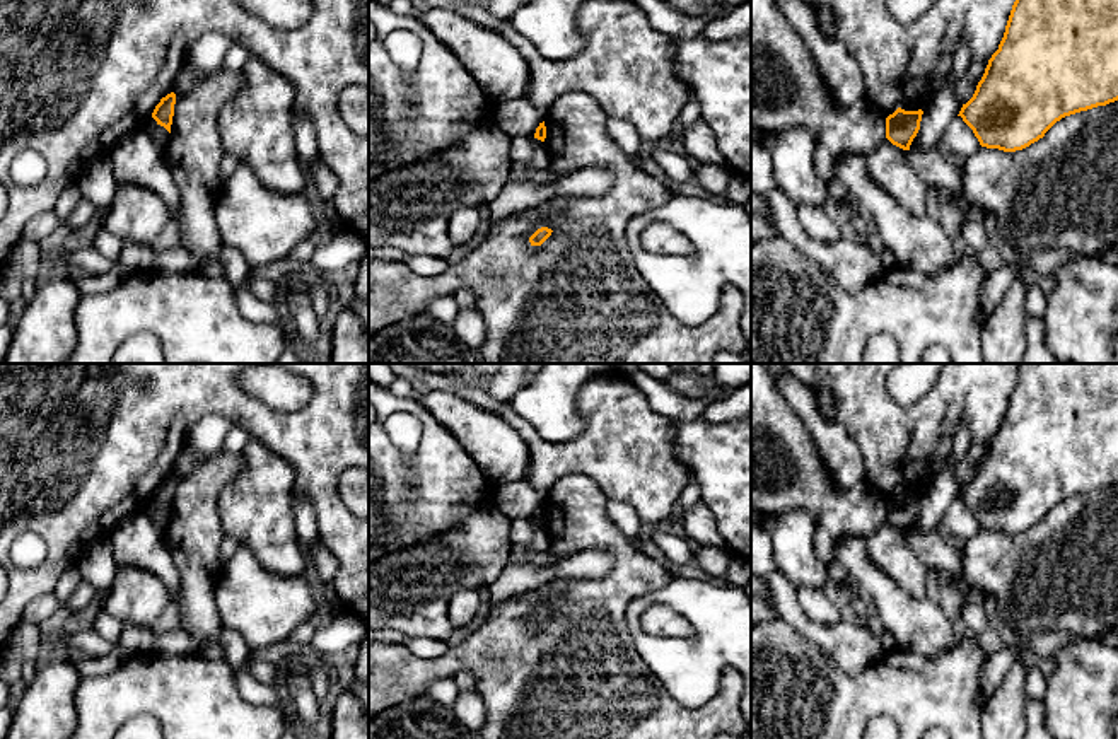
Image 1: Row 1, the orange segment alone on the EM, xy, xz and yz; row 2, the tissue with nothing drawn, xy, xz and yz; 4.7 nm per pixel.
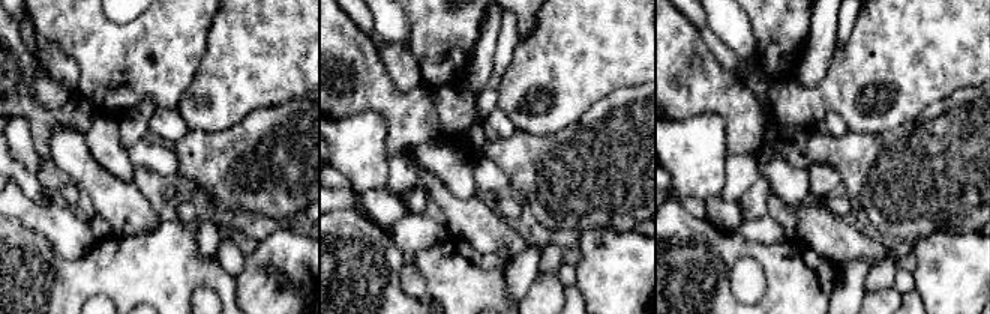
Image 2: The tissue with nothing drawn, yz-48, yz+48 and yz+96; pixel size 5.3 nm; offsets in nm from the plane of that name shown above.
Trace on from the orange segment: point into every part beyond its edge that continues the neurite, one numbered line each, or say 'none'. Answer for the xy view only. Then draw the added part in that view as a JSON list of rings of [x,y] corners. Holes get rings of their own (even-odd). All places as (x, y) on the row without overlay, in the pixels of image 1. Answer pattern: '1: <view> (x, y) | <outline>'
none

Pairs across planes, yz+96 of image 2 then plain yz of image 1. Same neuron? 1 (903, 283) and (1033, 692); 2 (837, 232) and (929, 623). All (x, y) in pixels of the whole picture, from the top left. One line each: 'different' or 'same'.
1: same
2: same

